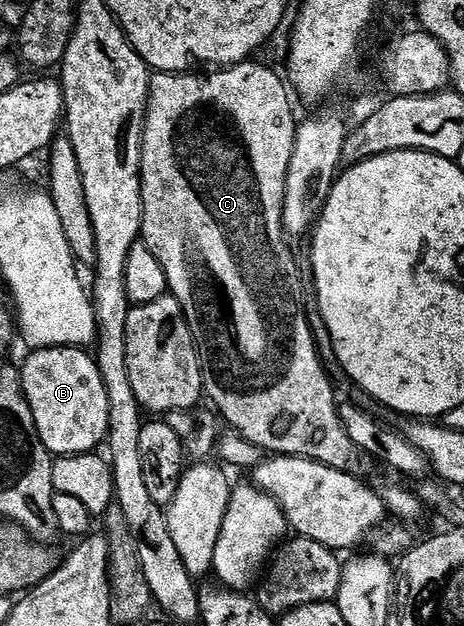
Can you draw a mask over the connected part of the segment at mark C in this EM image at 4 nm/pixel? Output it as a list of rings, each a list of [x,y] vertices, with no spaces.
[[[244,62],[211,70],[208,76],[194,76],[194,71],[155,72],[151,77],[151,94],[147,97],[147,118],[143,121],[143,165],[141,166],[141,194],[143,195],[143,231],[142,243],[157,254],[157,262],[165,270],[170,295],[177,298],[183,307],[185,318],[195,335],[199,346],[199,355],[203,361],[203,391],[206,399],[215,403],[214,411],[224,416],[236,433],[253,446],[262,448],[264,453],[277,456],[304,456],[306,460],[316,460],[333,470],[341,470],[350,476],[367,478],[377,461],[356,446],[353,438],[345,430],[339,417],[339,404],[335,400],[335,388],[319,361],[320,349],[315,342],[312,321],[307,321],[307,312],[303,309],[303,276],[299,273],[299,264],[291,253],[289,237],[283,230],[283,207],[287,175],[293,162],[297,119],[291,109],[289,84],[267,64]]]

